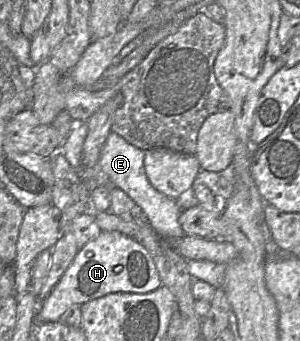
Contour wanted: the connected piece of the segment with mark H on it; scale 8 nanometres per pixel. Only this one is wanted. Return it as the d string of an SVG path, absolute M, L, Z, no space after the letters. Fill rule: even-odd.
M102 231L79 249L73 262L51 293L41 303L37 299L36 324L61 321L72 305L82 305L110 293L144 294L162 285L156 265L148 251L135 239L116 231Z

